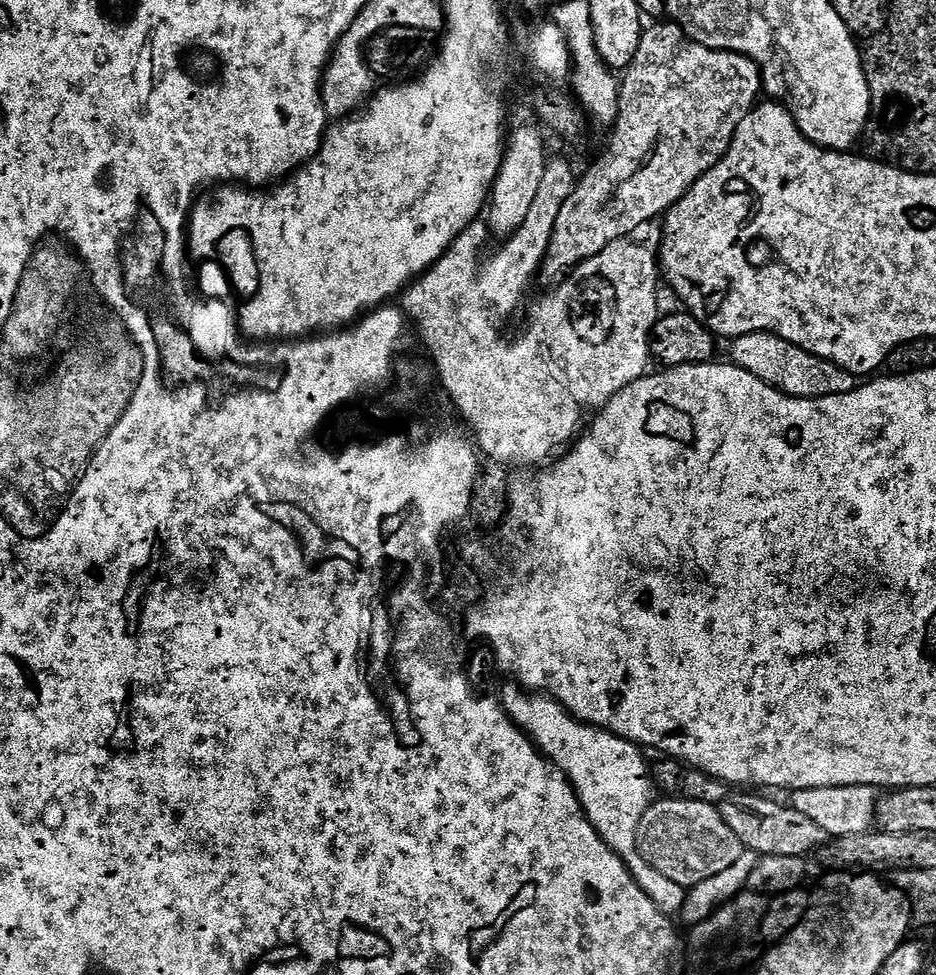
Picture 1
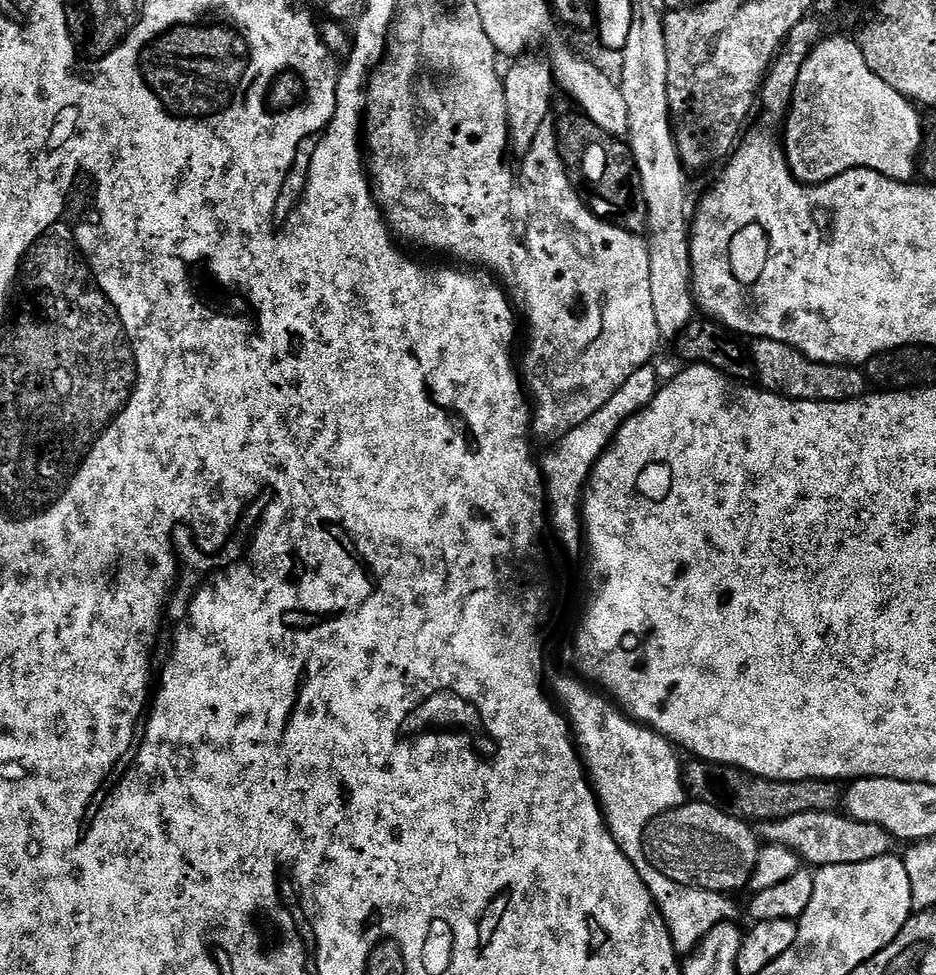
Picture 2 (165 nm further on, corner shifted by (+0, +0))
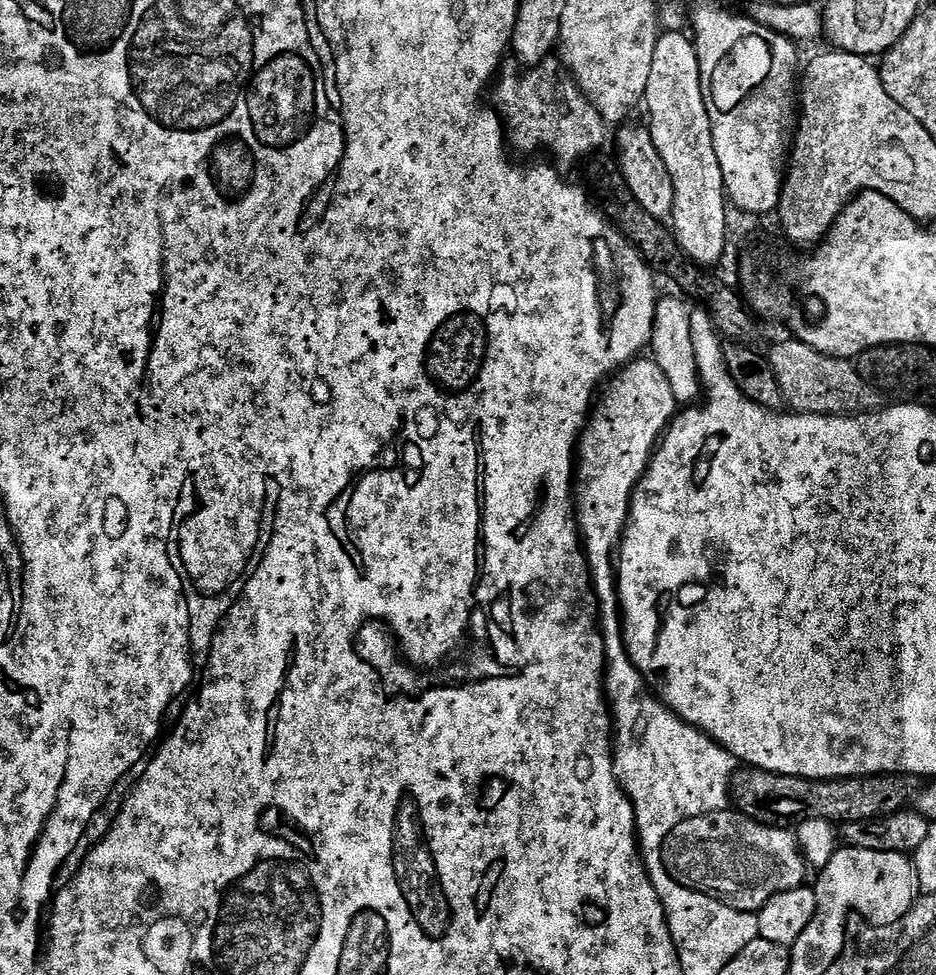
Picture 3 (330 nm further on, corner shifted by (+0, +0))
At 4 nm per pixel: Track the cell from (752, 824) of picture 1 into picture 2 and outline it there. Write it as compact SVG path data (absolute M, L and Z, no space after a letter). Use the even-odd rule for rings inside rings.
M836 810L790 814L781 820L763 821L758 832L767 843L787 844L798 853L805 865L816 864L817 869L825 868L828 864L866 862L887 856L893 851L894 838L882 826L858 822L853 816L840 814Z

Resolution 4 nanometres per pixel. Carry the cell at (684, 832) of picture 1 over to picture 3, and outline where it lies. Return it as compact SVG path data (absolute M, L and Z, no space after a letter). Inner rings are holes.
M735 810L695 816L674 826L670 838L666 838L664 865L682 886L693 888L695 892L704 892L707 896L715 896L745 914L756 914L766 906L766 902L770 902L770 898L805 883L806 861L800 850L797 833L787 832L784 828L787 827L773 826L768 822L754 820L751 816L742 816Z

